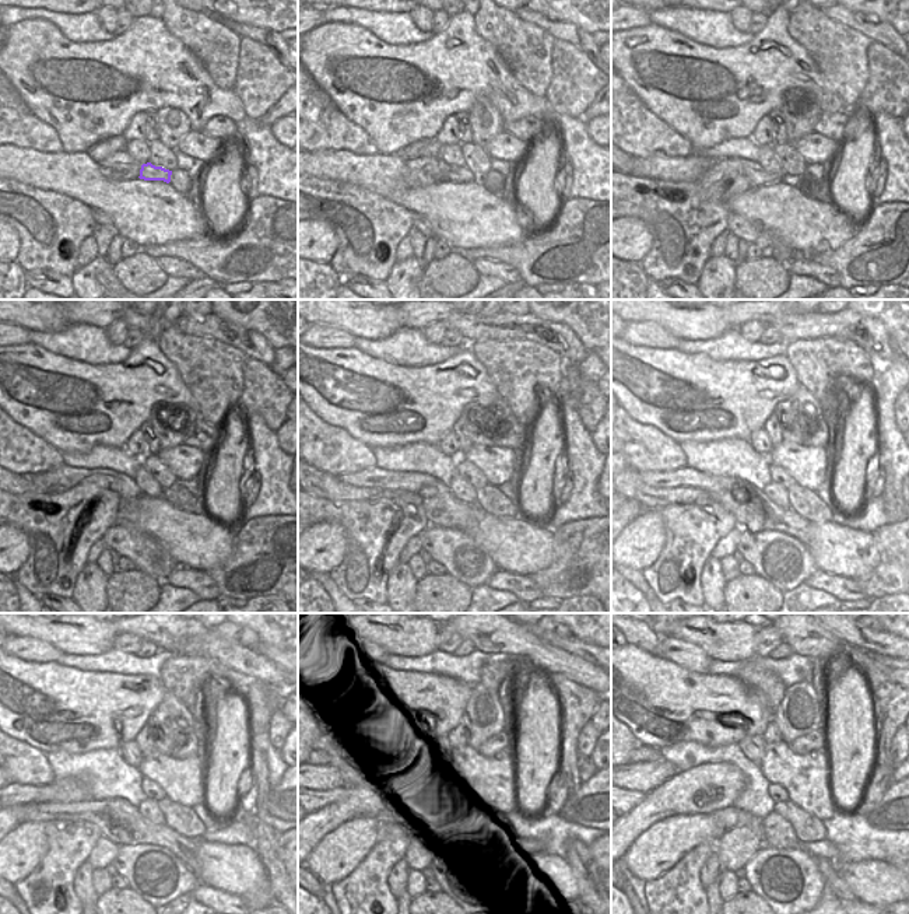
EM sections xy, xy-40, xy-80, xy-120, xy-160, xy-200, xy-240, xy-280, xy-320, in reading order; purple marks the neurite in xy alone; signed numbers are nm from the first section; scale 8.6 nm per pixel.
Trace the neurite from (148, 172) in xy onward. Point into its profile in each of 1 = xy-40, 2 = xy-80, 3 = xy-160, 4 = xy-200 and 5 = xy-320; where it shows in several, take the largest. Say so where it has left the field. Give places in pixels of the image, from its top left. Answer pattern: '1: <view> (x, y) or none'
1: xy-40 (457, 174)
2: xy-80 (753, 171)
3: xy-160 (382, 479)
4: xy-200 (683, 477)
5: xy-320 (639, 797)

